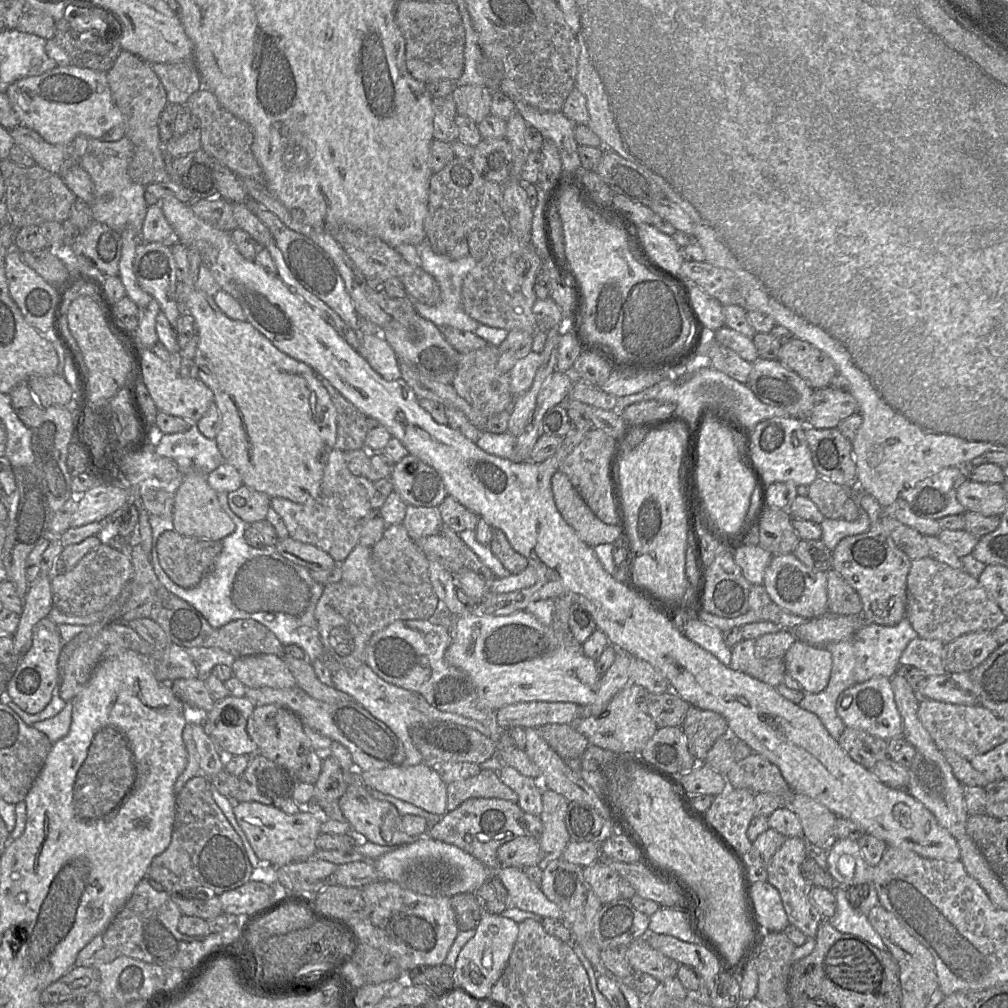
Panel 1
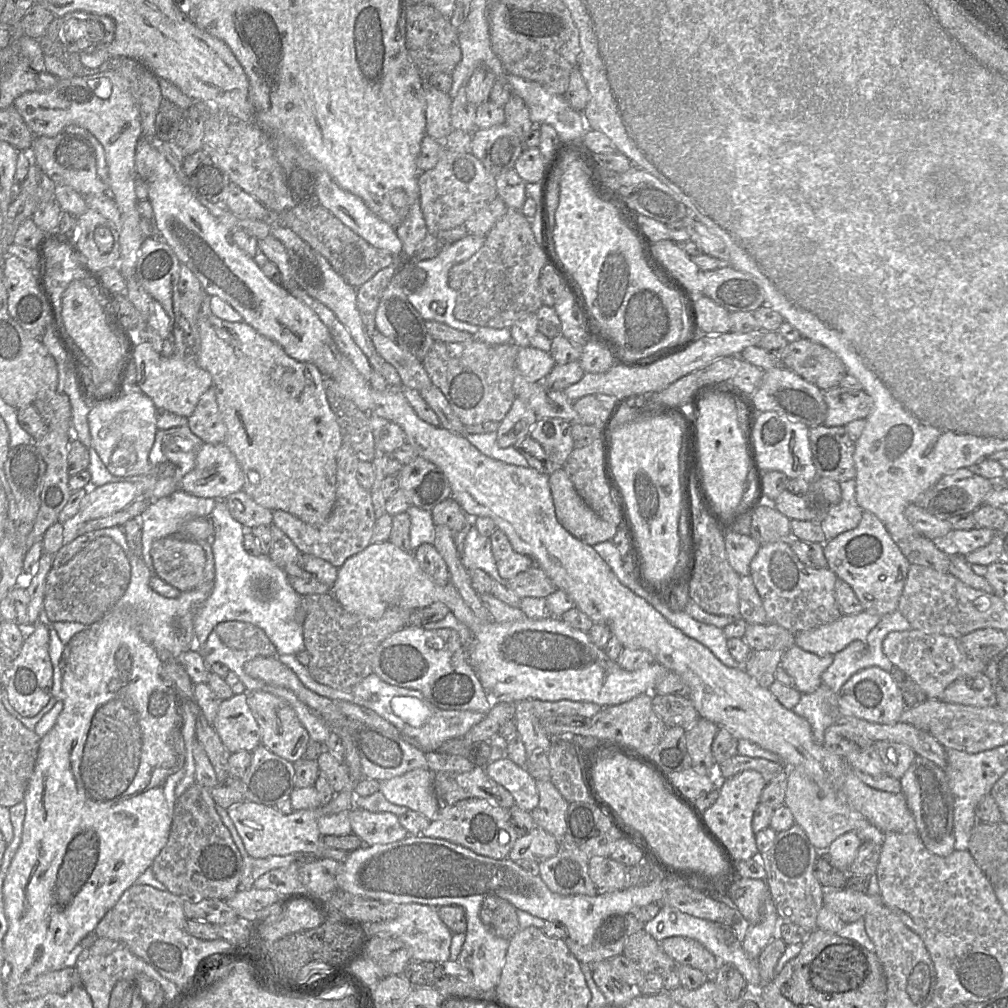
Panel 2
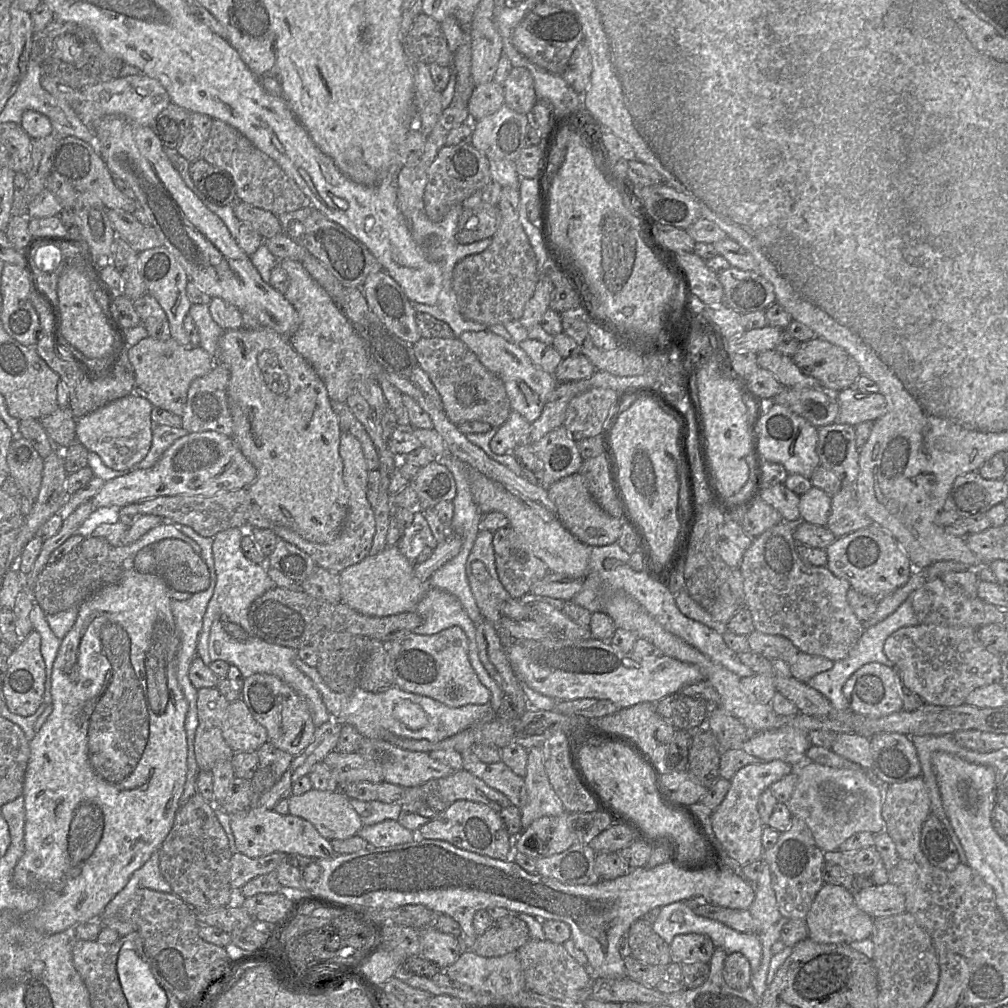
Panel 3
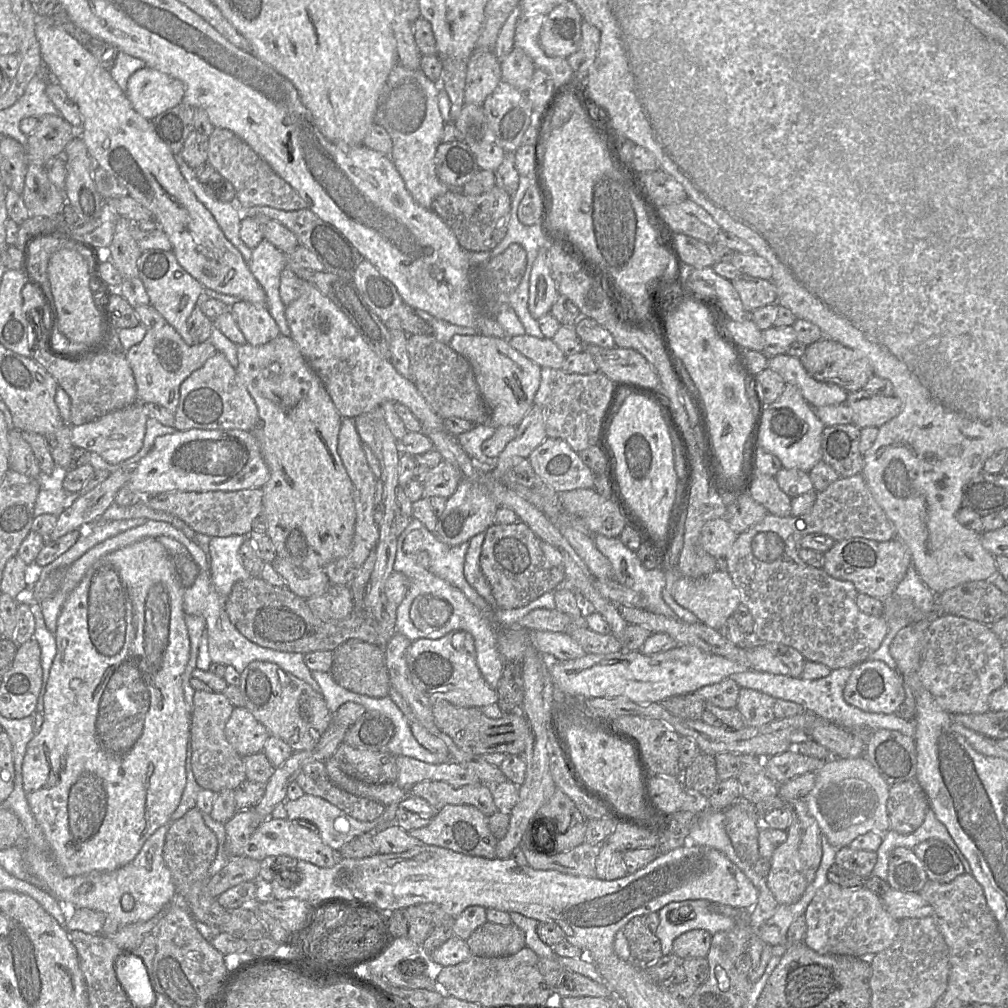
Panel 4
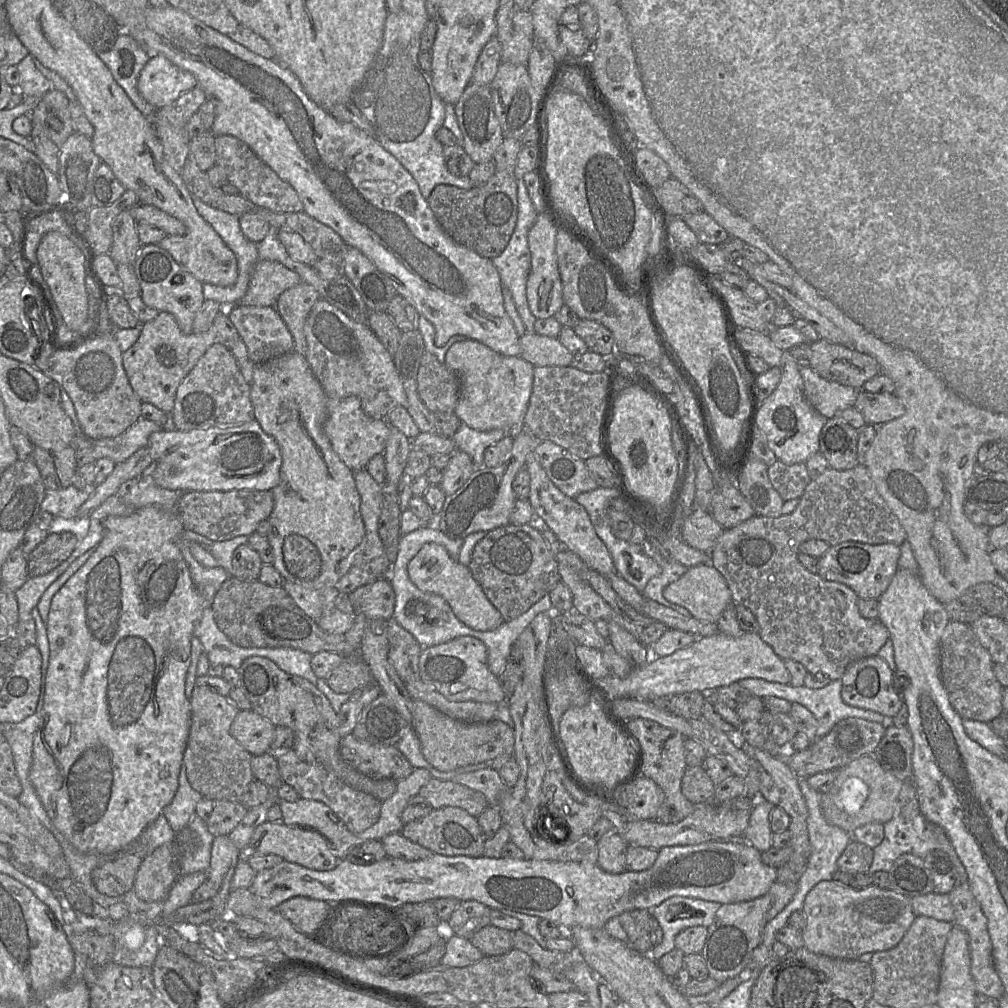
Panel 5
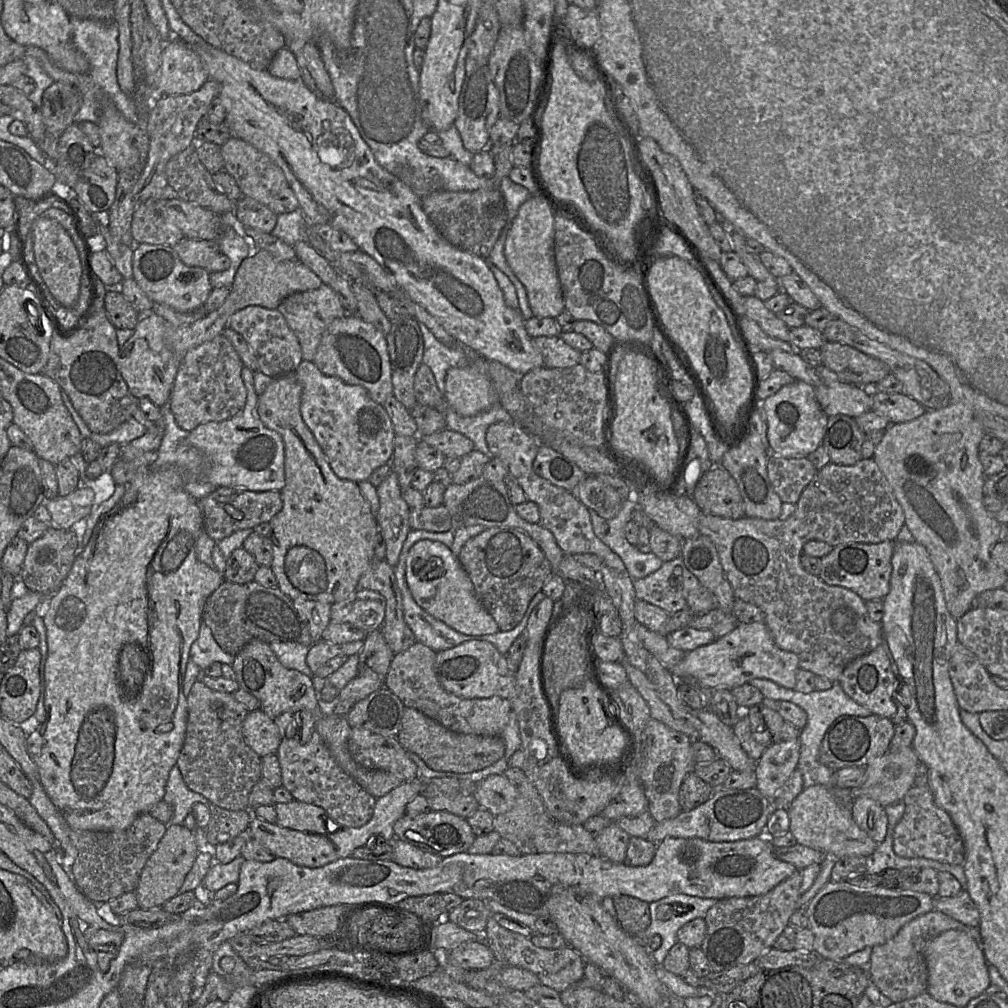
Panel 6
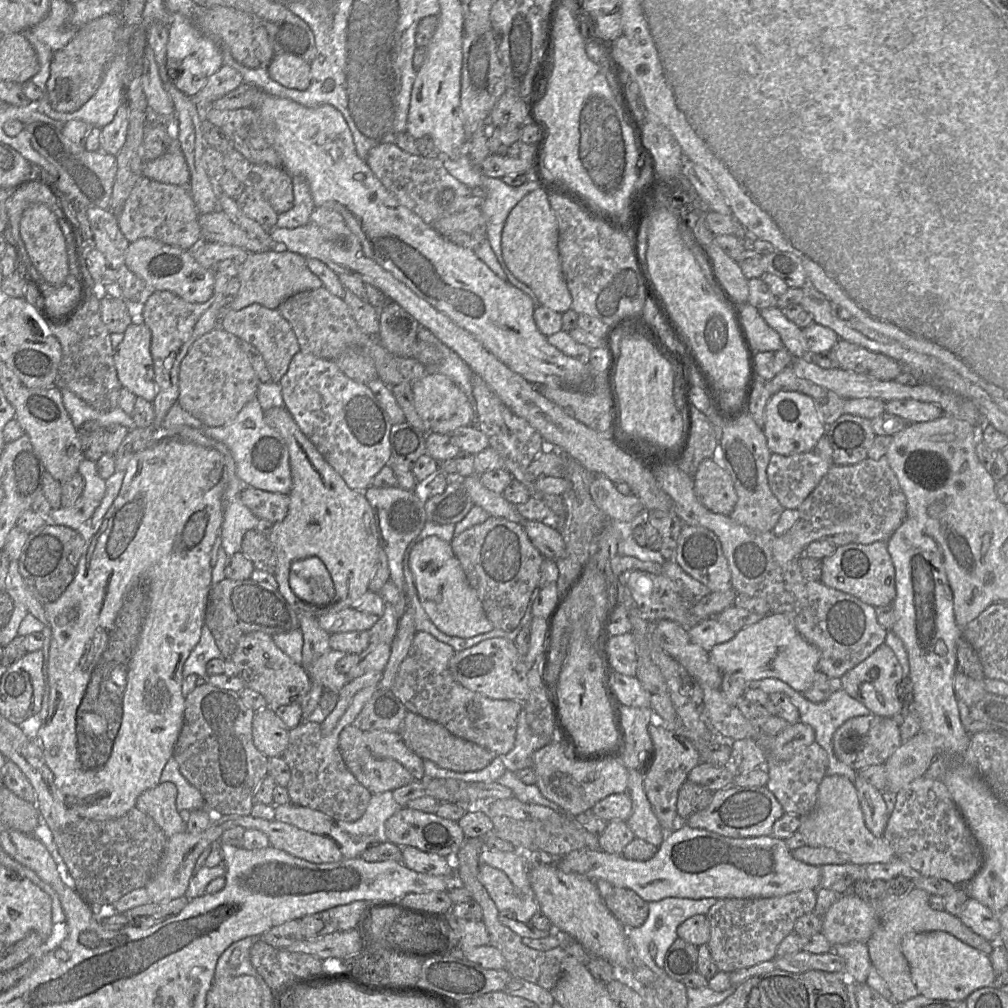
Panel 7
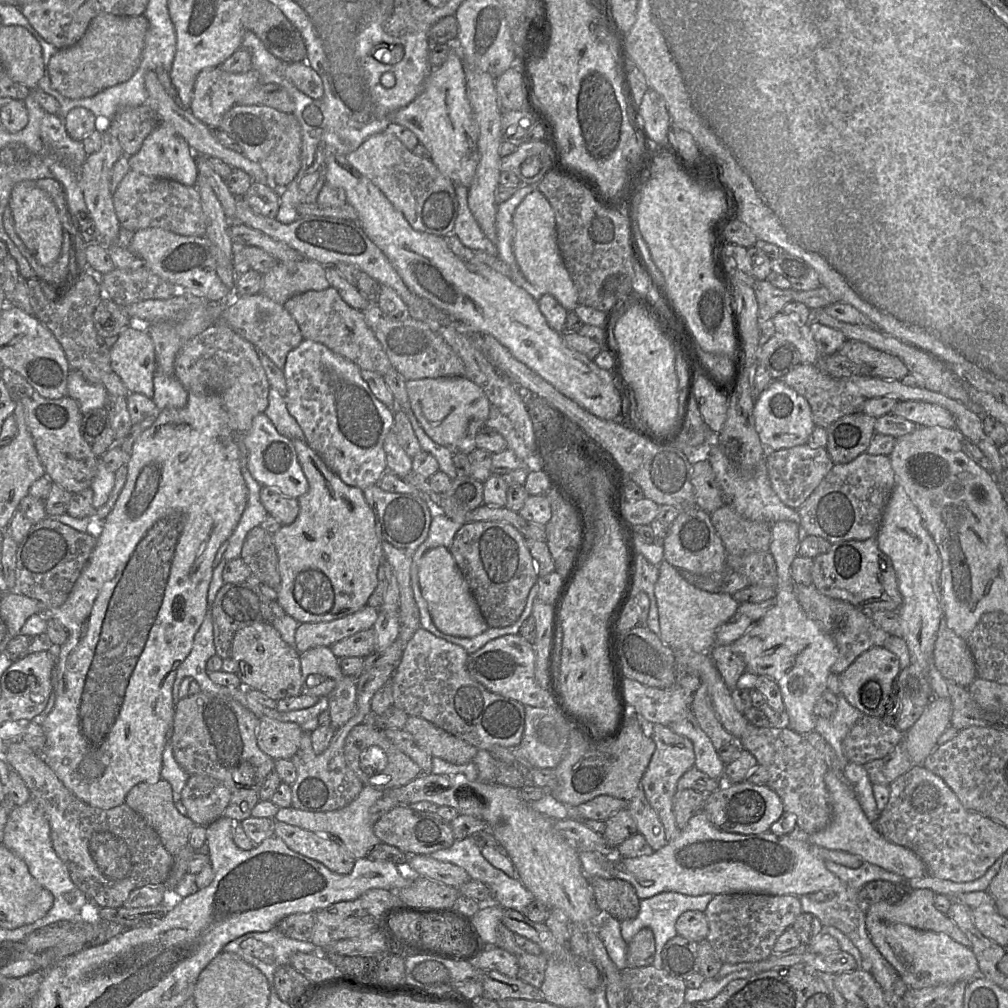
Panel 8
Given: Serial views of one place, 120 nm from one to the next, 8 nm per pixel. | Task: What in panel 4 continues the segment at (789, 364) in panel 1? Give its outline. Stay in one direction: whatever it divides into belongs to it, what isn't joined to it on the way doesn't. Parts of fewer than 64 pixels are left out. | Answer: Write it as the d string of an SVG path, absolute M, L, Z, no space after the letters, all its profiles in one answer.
M828 337L808 345L800 360L814 379L835 384L847 392L864 389L875 375L869 359L862 352Z

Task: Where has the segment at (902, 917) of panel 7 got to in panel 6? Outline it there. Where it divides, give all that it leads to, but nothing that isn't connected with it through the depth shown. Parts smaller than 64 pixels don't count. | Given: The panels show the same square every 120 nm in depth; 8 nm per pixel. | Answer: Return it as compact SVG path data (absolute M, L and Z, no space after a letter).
M932 910L905 924L897 934L881 945L871 947L870 979L879 991L893 1003L914 998L927 991L928 971L922 953L924 943L947 930L961 930L976 942L981 942L978 927L969 927L950 916Z

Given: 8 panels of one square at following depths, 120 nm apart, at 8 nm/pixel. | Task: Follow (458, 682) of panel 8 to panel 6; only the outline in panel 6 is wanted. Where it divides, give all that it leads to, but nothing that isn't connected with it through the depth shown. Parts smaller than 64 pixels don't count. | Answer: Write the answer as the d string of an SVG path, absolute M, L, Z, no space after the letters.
M416 641L407 650L395 654L385 687L393 692L404 706L414 708L446 729L460 734L496 736L500 735L508 724L512 711L510 700L491 697L464 699L446 691L440 684L434 671L437 652Z

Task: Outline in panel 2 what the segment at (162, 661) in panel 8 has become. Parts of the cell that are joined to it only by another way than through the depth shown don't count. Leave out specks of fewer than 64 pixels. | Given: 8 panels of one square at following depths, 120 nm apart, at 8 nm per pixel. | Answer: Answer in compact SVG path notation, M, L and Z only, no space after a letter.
M113 607L102 619L87 626L86 640L72 648L62 670L63 709L53 728L40 740L33 774L23 802L25 818L21 843L11 861L3 883L8 930L3 939L3 982L5 988L29 984L40 975L69 965L70 952L90 933L95 933L101 919L115 906L122 894L150 866L166 845L176 804L175 789L185 774L186 749L182 736L182 698L173 684L161 676L163 662L156 650L138 633L140 613L133 607Z

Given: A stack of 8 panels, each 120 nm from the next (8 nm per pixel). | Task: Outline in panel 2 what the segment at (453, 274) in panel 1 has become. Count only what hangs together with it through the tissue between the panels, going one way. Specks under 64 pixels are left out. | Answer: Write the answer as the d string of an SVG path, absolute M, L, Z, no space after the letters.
M467 235L463 239L442 249L435 257L416 262L415 267L419 267L425 271L426 279L422 285L415 289L411 289L407 293L407 297L412 306L425 321L433 320L445 323L454 329L466 331L472 335L478 331L479 326L460 321L454 316L456 292L449 285L449 271L454 265L474 255L484 245L485 239L486 236Z

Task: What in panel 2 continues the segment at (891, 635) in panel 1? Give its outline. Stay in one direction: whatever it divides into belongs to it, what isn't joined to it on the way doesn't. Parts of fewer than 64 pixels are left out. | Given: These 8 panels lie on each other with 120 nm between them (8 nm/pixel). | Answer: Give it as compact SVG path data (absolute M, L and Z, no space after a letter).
M898 609L882 616L879 623L867 634L866 637L851 642L843 650L834 655L833 663L821 675L822 684L828 686L834 693L839 693L841 687L849 680L849 678L860 670L877 666L890 672L893 664L883 652L883 640L890 632L909 631L911 629L912 627L909 621Z

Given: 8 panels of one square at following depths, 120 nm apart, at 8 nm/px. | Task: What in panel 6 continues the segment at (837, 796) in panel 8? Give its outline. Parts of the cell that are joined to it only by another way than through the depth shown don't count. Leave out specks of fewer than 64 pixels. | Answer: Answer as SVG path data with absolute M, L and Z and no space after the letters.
M823 785L810 786L804 789L788 808L790 829L797 843L833 855L838 859L849 856L870 856L877 843L861 830L852 816L852 803L838 802L831 791Z

